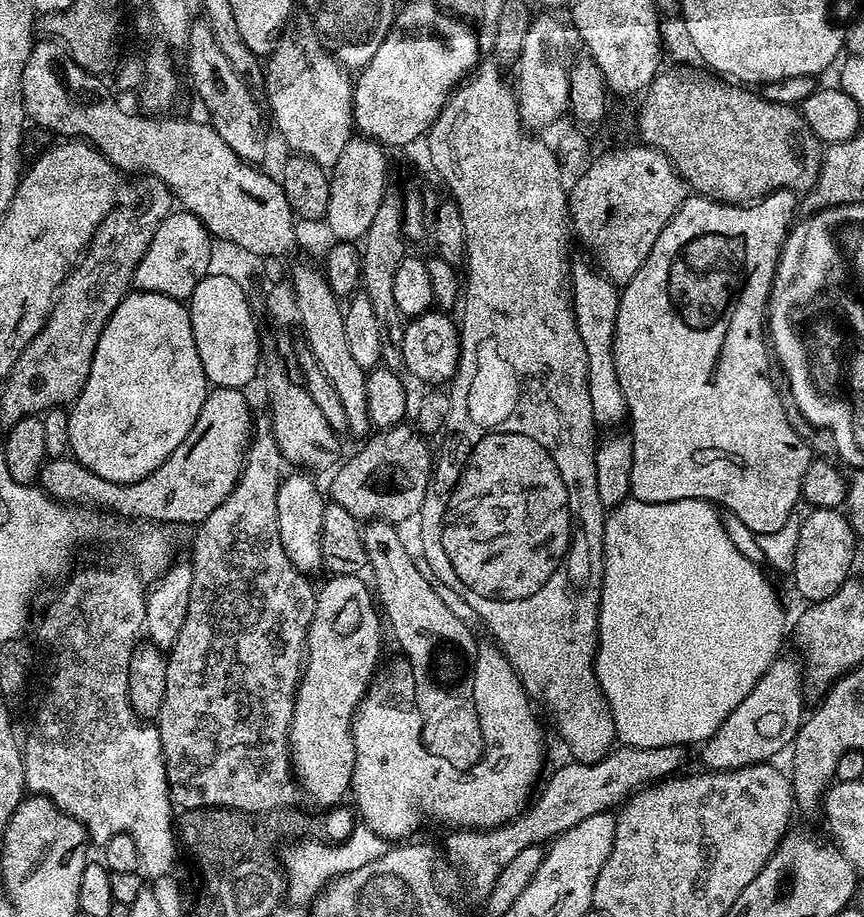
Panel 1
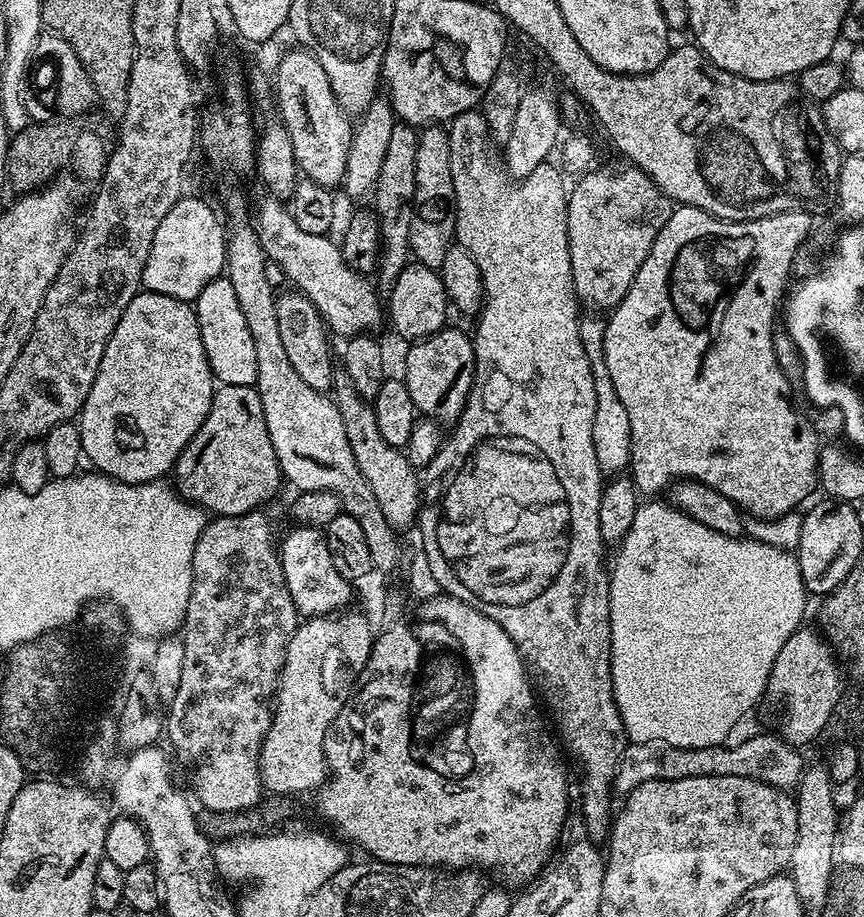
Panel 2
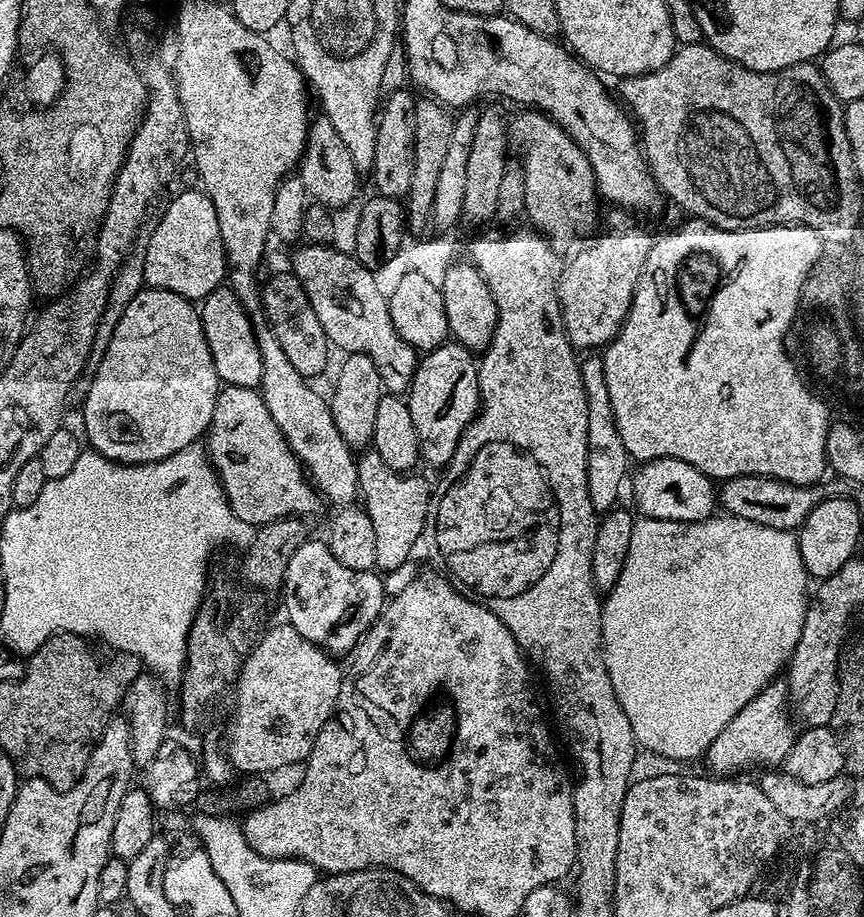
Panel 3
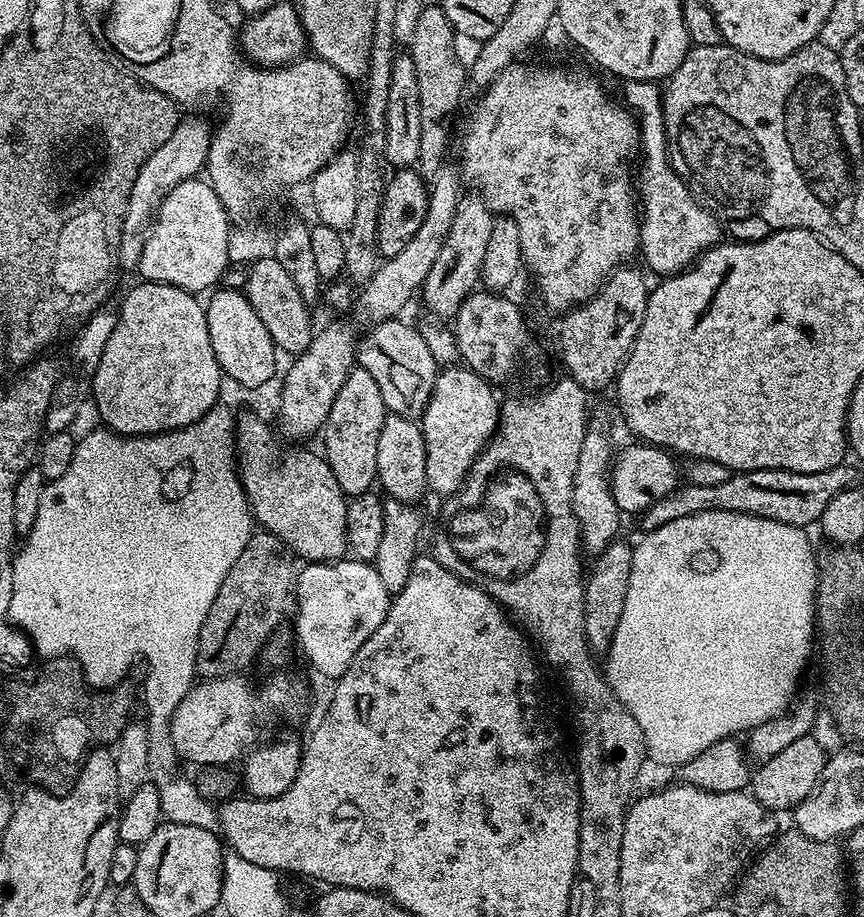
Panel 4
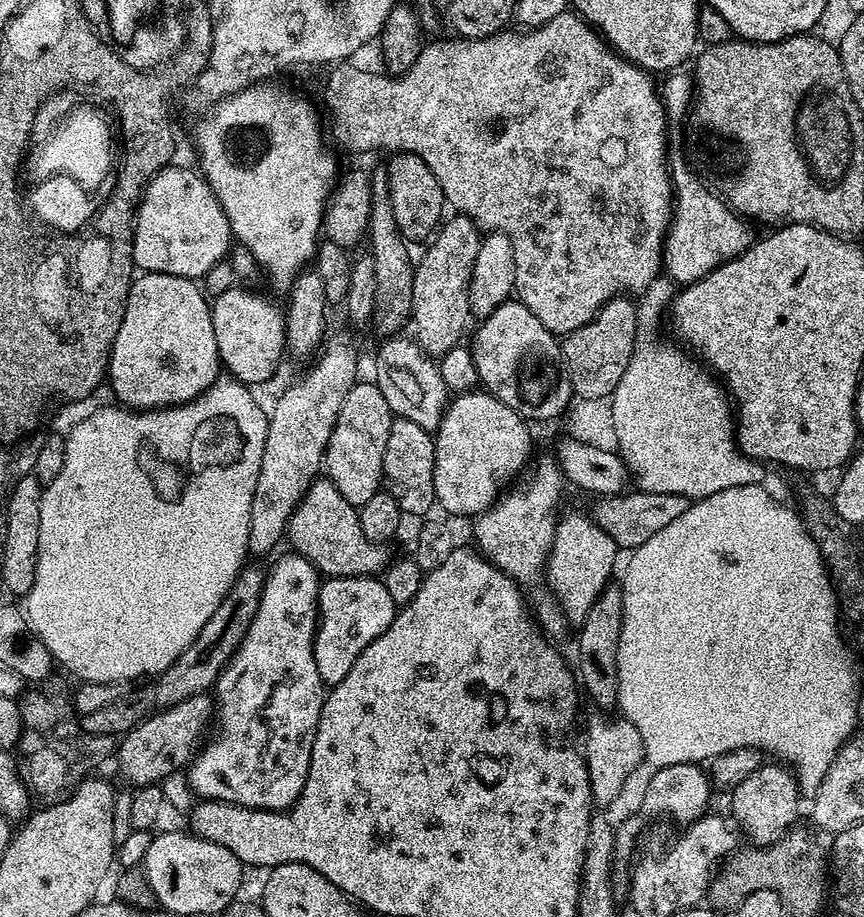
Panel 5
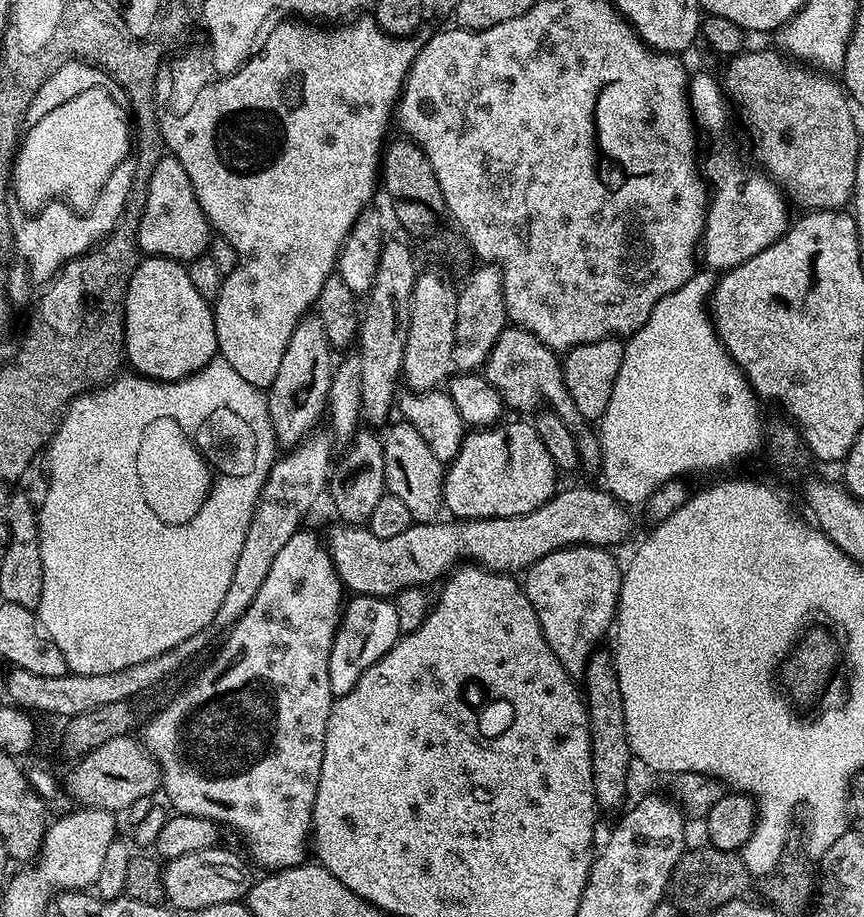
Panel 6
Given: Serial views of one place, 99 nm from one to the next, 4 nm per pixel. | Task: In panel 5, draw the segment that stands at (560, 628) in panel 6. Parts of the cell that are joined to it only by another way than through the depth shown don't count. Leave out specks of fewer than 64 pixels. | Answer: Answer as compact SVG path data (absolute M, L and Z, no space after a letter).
M587 511L559 517L546 565L546 584L548 580L547 591L560 603L565 621L572 623L573 620L573 625L579 626L586 614L590 614L590 606L598 602L602 590L613 579L616 555L618 549L614 538L598 527Z

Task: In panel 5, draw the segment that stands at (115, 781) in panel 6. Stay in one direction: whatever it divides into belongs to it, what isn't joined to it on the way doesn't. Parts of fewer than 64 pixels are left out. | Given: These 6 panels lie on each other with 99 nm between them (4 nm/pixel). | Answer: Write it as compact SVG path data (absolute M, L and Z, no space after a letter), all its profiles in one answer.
M201 694L186 698L172 708L165 708L135 724L129 732L119 737L116 764L132 786L160 784L177 771L176 764L187 765L197 751L196 731L209 727L214 716L214 700L211 695Z

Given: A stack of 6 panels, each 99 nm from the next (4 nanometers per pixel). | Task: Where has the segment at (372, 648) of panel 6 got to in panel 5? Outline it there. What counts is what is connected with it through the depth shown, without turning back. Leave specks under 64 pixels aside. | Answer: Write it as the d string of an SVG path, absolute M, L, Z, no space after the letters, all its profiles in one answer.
M334 576L325 579L320 586L320 618L316 625L314 662L318 662L318 674L326 686L342 682L350 674L350 666L390 626L398 606L390 598L383 579L371 576Z

